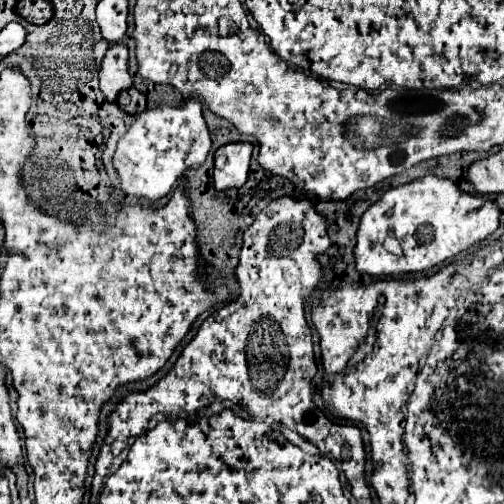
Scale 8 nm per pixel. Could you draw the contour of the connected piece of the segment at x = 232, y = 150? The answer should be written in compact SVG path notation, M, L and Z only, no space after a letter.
M248 142L226 144L216 150L214 160L214 188L228 190L240 188L248 178L252 146Z

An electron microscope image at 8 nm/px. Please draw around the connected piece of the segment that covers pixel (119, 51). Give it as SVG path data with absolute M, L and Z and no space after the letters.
M112 44L106 52L100 68L100 90L108 102L116 102L118 94L132 86L128 74L128 48L124 44Z

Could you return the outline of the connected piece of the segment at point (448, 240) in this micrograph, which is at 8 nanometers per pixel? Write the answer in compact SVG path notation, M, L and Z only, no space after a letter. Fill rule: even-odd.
M424 176L420 180L390 188L360 218L358 242L354 248L356 270L368 276L392 278L410 272L422 272L490 236L498 228L498 216L500 210L492 200L470 196L448 178ZM386 236L394 236L400 242L400 256L384 250L382 240Z

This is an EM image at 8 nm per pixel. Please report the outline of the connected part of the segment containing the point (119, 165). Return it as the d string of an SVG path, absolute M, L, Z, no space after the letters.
M190 100L182 108L158 106L154 110L144 110L120 138L112 160L120 176L120 188L128 196L158 202L172 190L186 170L204 164L210 144L210 132L202 118L202 104L198 100Z

